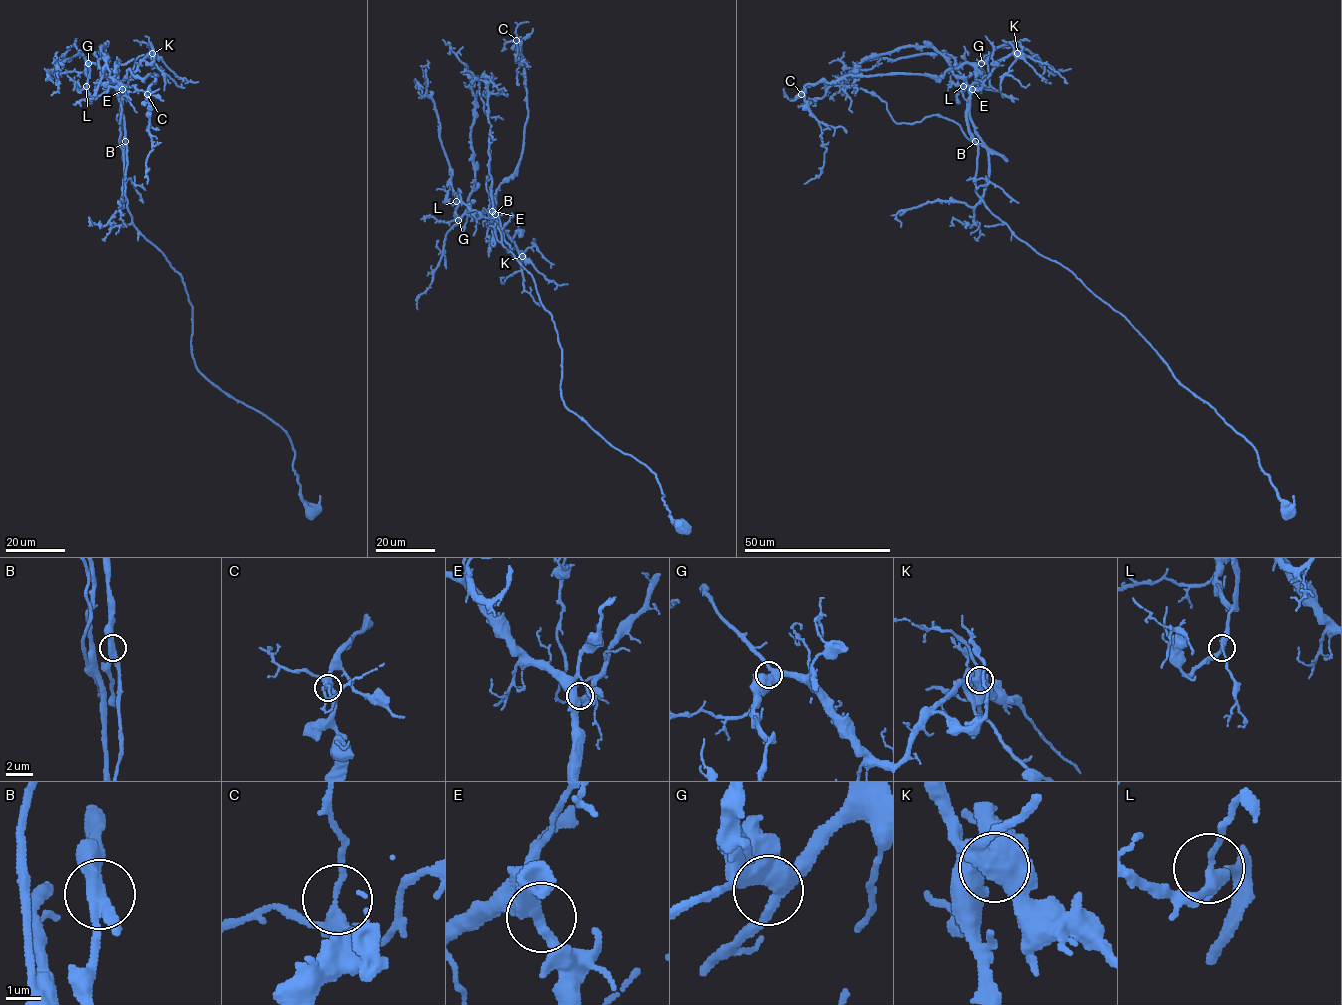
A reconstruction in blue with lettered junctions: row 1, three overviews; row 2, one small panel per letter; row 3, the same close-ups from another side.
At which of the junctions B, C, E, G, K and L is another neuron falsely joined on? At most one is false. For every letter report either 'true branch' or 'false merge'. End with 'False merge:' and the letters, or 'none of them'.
B: true branch
C: true branch
E: true branch
G: true branch
K: true branch
L: true branch
False merge: none of them

